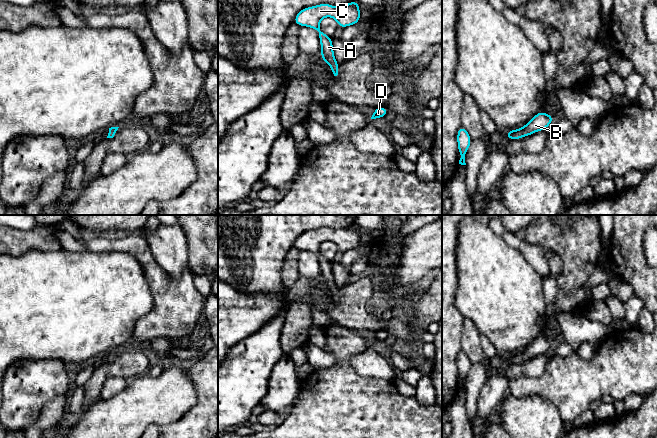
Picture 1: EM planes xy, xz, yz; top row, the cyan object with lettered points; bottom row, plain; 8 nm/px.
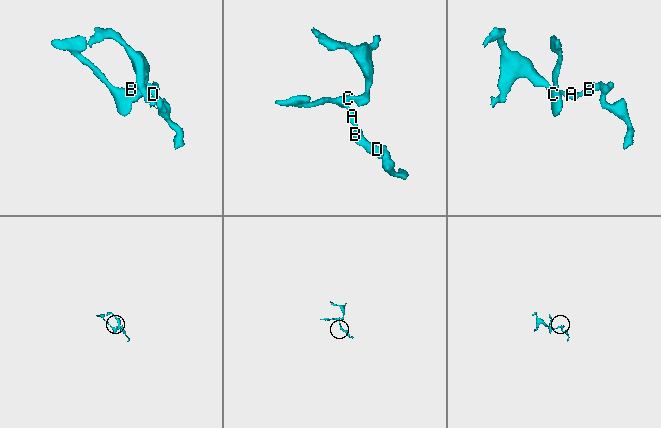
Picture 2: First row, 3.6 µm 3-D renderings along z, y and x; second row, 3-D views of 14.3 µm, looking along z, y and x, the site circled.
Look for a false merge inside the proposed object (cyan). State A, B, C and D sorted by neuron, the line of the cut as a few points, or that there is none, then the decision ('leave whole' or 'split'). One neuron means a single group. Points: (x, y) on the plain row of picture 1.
A B C D | no cut | leave whole

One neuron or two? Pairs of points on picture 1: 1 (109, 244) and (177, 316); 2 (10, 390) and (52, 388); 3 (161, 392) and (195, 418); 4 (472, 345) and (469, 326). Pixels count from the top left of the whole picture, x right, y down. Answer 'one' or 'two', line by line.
1: one
2: one
3: two
4: one

